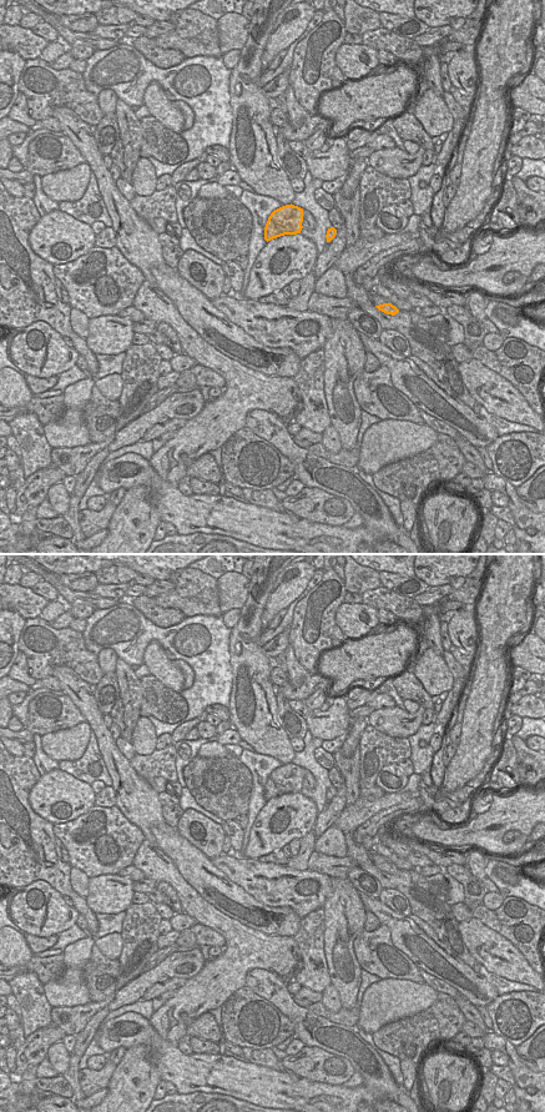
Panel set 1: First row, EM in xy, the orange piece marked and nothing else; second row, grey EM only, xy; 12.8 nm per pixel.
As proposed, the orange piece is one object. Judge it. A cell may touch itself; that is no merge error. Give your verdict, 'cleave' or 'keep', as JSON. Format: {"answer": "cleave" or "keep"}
{"answer": "keep"}

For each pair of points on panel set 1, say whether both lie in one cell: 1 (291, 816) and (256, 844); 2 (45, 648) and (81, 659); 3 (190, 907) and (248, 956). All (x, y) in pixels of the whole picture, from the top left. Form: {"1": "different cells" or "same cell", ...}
{"1": "same cell", "2": "same cell", "3": "same cell"}

